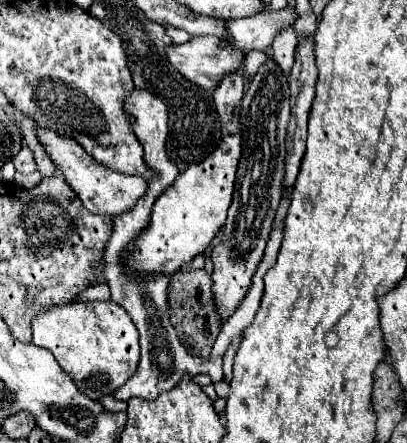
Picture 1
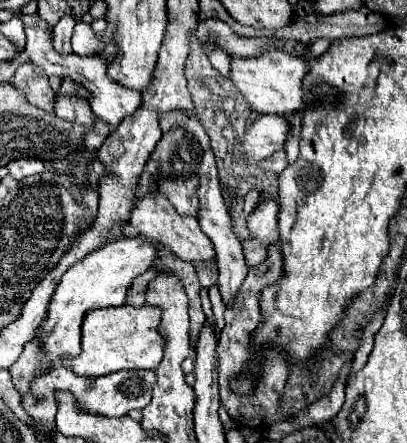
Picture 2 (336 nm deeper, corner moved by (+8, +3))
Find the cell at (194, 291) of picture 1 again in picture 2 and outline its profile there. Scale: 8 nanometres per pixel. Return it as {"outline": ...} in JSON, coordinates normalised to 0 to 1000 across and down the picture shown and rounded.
{"outline":[[[369,605],[359,609],[354,619],[344,619],[329,637],[324,637],[324,650],[314,659],[314,677],[310,686],[324,686],[324,691],[354,691],[359,686],[359,646],[373,628],[393,623],[403,609],[388,609],[388,605]]]}

